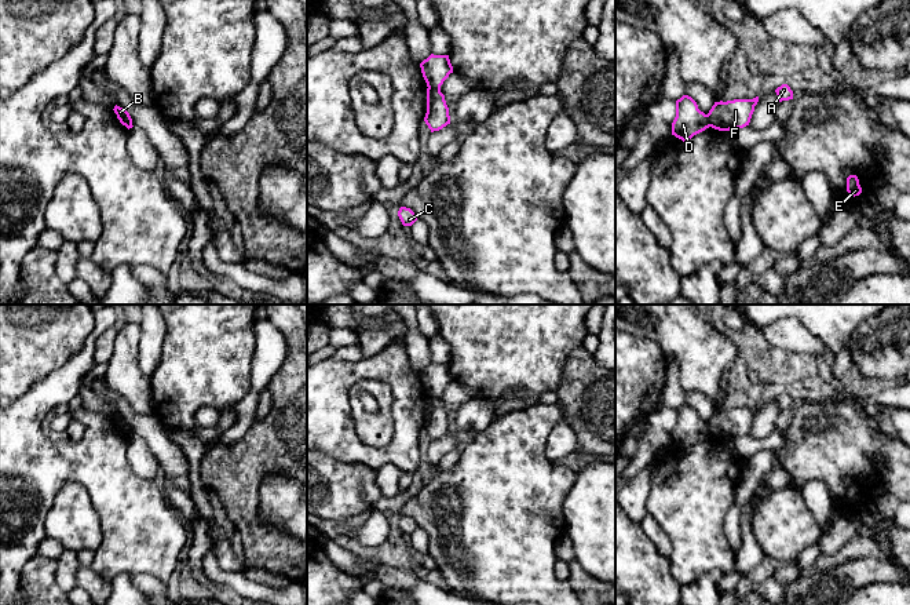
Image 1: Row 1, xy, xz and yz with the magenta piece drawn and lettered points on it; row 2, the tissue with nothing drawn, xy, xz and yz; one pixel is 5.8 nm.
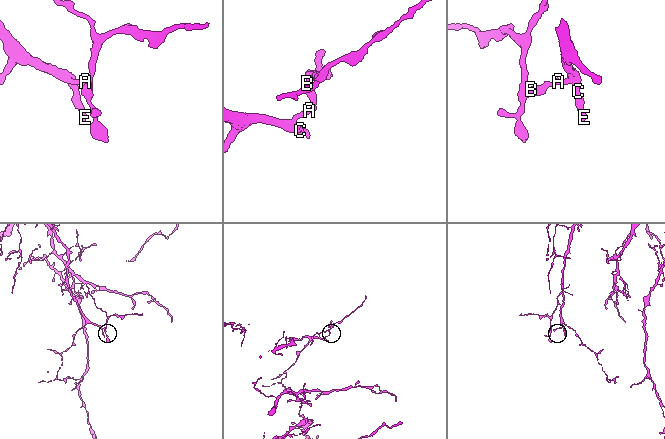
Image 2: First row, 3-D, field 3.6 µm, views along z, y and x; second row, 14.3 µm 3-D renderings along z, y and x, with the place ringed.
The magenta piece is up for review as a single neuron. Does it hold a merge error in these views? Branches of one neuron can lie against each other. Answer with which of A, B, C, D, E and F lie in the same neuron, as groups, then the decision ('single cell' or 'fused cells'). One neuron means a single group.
A B C E F / D | fused cells

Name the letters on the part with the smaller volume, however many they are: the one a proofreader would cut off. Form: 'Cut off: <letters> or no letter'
Cut off: D

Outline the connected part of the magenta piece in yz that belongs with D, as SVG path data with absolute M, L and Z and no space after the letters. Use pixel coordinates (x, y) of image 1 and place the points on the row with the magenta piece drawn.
M683 95L676 101L676 117L672 123L672 135L688 142L694 135L709 128L708 114L698 109L697 102L688 96Z

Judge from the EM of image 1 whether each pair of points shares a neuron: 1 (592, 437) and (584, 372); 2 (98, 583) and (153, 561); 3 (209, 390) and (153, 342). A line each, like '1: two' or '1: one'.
1: one
2: two
3: two

